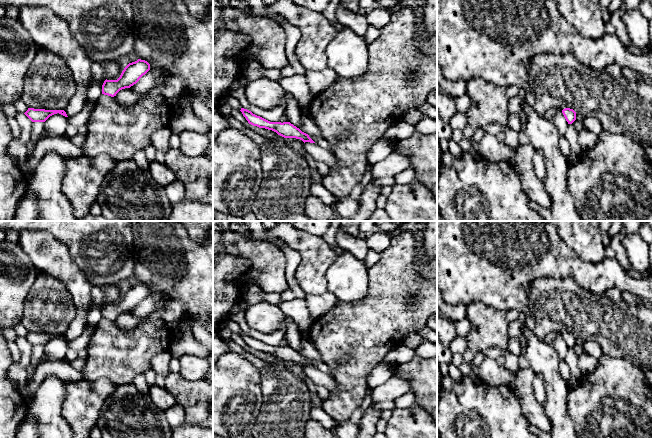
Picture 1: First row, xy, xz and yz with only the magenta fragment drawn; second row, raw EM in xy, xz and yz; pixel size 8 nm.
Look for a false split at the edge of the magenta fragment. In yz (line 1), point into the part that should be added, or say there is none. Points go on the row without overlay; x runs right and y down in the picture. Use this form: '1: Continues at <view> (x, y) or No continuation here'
1: No continuation here

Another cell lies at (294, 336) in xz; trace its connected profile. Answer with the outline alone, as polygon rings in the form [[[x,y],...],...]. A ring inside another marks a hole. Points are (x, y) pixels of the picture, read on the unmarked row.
[[[291,323],[286,328],[285,335],[289,346],[299,352],[301,350],[301,343],[304,335],[300,331],[296,323]]]

